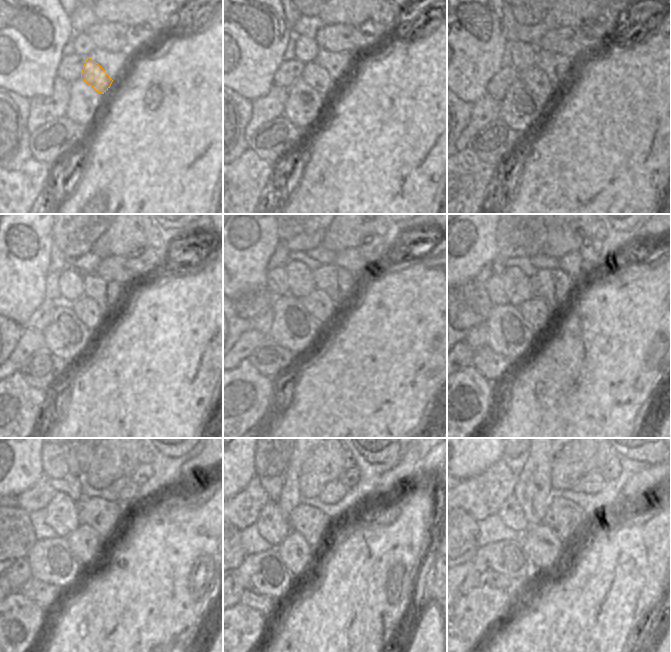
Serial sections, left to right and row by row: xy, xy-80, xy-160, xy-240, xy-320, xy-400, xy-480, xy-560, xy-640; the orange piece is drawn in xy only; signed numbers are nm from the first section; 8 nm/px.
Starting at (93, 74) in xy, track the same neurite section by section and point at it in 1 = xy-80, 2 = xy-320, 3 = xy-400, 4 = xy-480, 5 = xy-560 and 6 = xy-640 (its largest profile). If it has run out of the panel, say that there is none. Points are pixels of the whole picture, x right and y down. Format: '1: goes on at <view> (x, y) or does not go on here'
1: goes on at xy-80 (315, 76)
2: goes on at xy-320 (314, 313)
3: goes on at xy-400 (535, 311)
4: goes on at xy-480 (86, 544)
5: goes on at xy-560 (301, 556)
6: goes on at xy-640 (545, 563)

